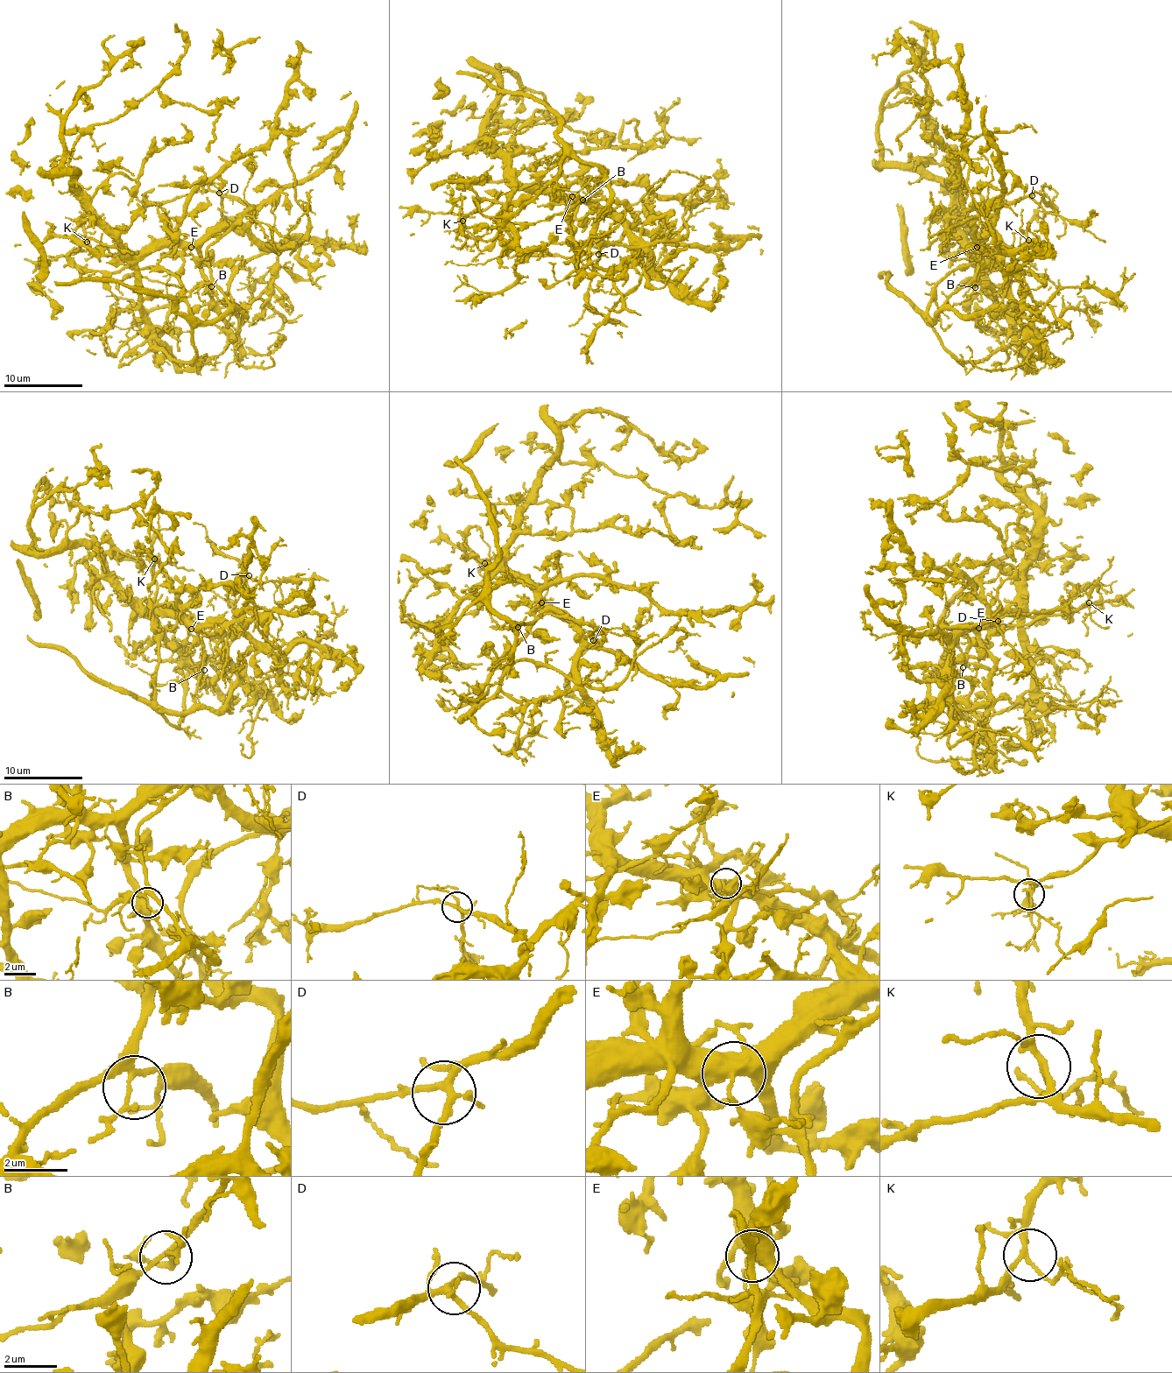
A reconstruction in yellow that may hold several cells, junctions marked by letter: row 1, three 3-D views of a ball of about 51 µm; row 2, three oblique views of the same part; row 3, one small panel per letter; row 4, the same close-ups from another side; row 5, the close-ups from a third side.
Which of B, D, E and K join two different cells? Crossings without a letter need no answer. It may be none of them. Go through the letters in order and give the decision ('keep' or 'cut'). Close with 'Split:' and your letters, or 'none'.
B: keep
D: keep
E: cut
K: keep
Split: E

